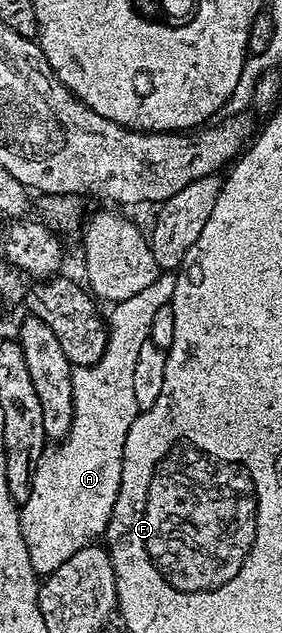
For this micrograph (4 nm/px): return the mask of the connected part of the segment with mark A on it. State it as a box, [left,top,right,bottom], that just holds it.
[20,282,176,578]

